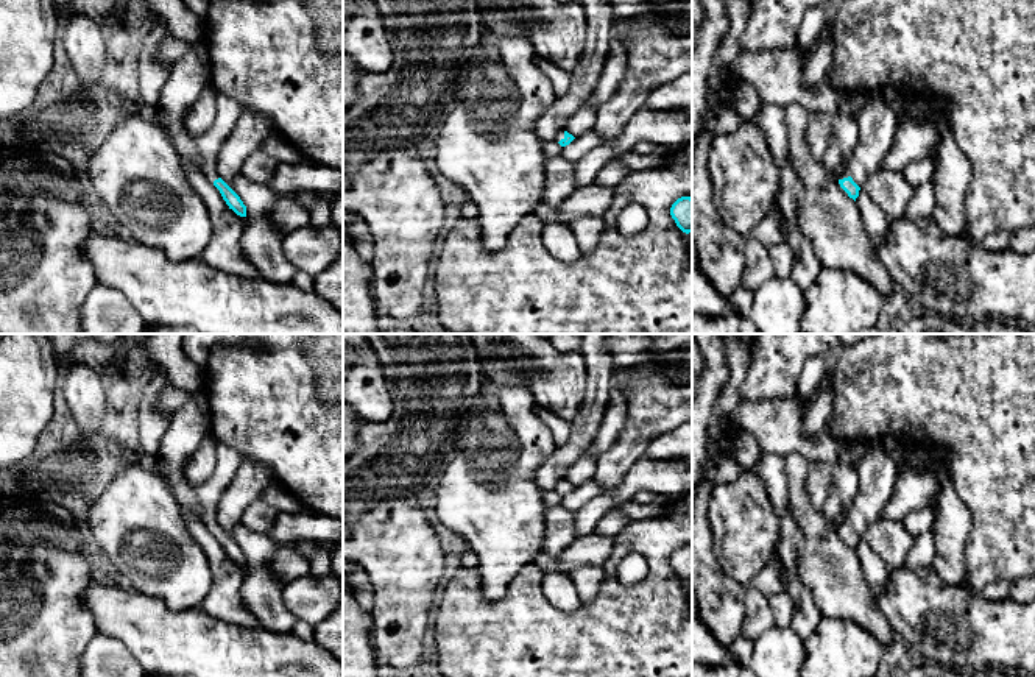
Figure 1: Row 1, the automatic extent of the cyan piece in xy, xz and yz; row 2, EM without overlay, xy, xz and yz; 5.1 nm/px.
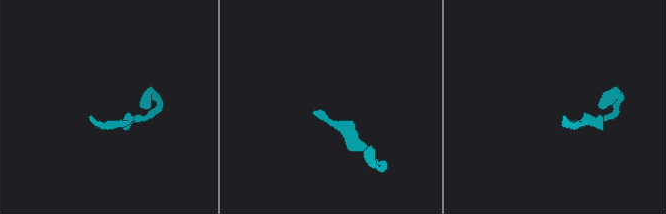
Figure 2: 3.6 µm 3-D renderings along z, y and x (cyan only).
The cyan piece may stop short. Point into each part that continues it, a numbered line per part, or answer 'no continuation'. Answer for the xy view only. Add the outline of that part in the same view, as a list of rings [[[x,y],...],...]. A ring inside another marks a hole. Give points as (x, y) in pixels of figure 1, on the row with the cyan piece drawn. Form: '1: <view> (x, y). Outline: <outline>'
1: xy (228, 111). Outline: [[[217,94],[217,117],[210,129],[201,139],[196,139],[198,150],[204,158],[201,168],[210,183],[218,179],[217,159],[221,144],[231,134],[243,111],[231,97]]]

